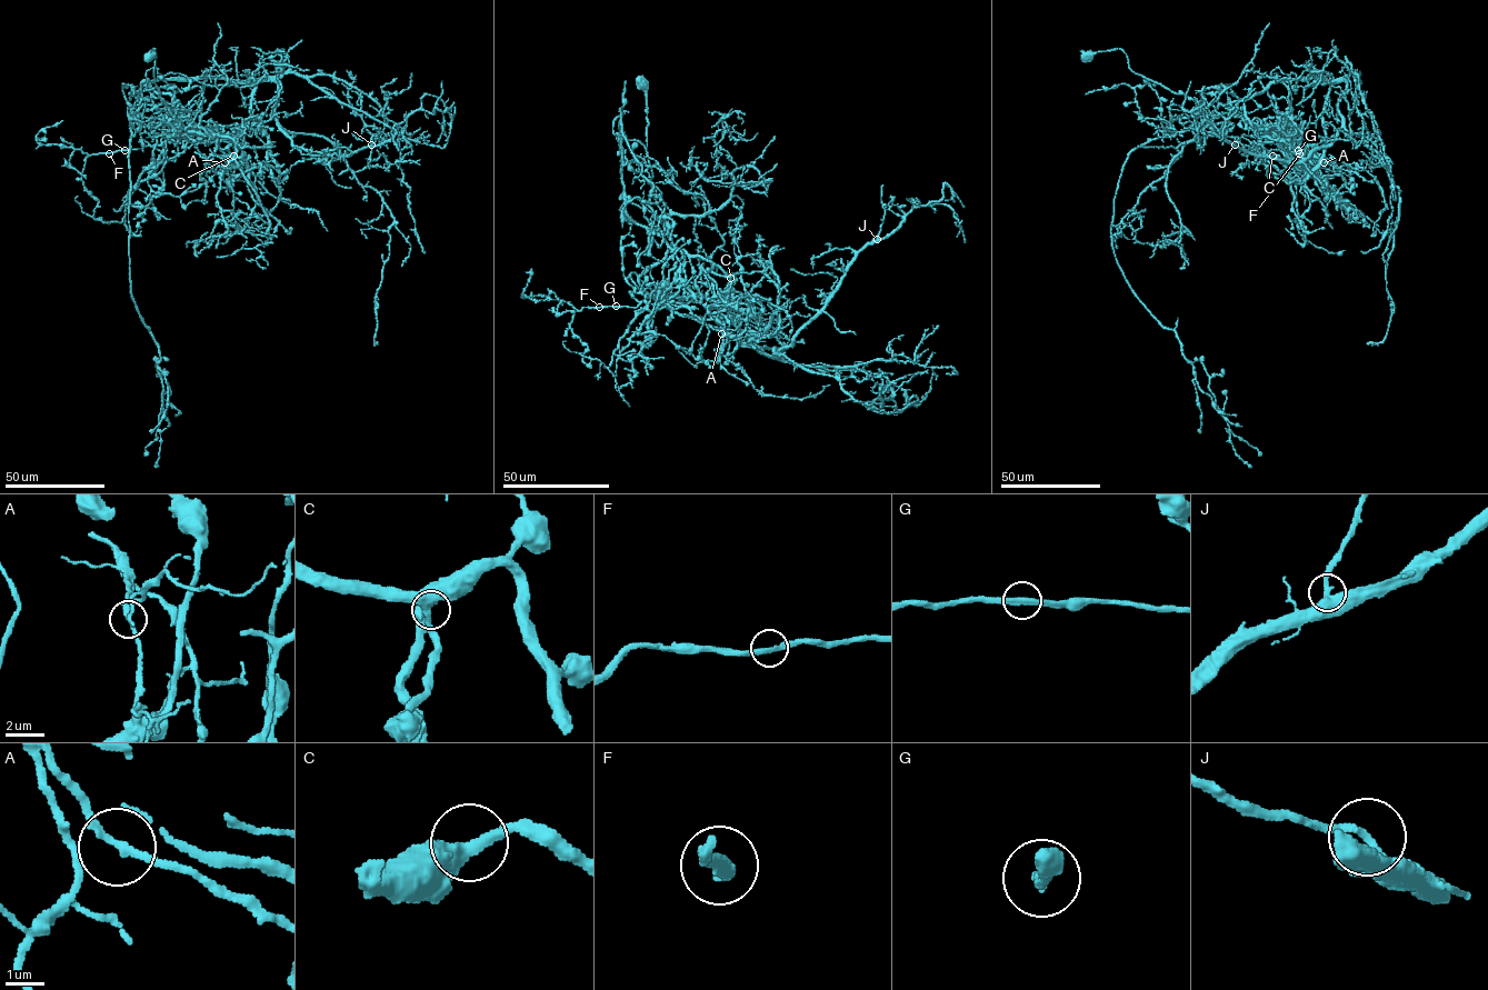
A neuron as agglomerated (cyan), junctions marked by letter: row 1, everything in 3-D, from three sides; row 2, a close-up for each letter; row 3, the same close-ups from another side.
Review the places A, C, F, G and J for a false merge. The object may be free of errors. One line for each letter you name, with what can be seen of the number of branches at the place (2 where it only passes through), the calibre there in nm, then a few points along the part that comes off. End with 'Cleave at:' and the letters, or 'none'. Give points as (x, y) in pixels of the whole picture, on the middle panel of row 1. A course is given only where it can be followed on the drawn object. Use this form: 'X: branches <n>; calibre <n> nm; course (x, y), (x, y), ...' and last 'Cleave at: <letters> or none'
A: branches 2; calibre 200 nm; course (721, 333), (680, 278), (665, 218), (719, 209), (745, 166), (769, 184), (754, 192), (706, 180), (692, 149)
Cleave at: A

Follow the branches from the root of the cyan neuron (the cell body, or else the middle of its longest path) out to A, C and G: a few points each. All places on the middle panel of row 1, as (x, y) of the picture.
A: (643, 83), (650, 184), (658, 206), (666, 214), (663, 239), (680, 262), (680, 281), (715, 317), (721, 333)
C: (643, 83), (650, 184), (666, 214), (663, 239), (683, 268), (689, 257), (701, 257), (730, 278)
G: (643, 83), (650, 184), (666, 214), (663, 239), (680, 270), (660, 299), (651, 294), (636, 308), (615, 307)

